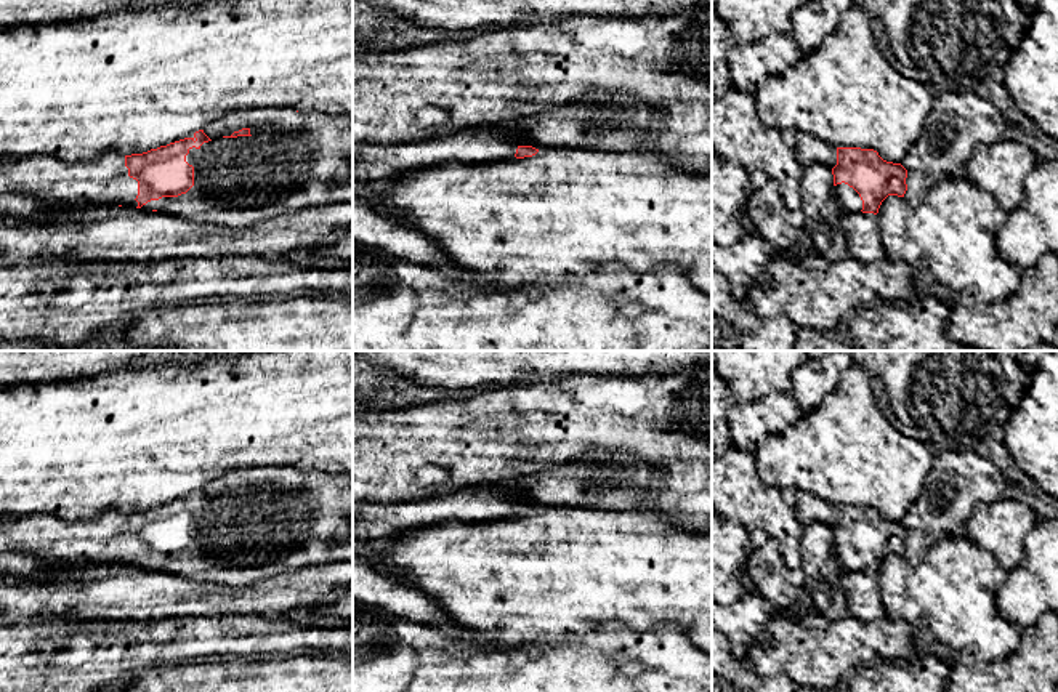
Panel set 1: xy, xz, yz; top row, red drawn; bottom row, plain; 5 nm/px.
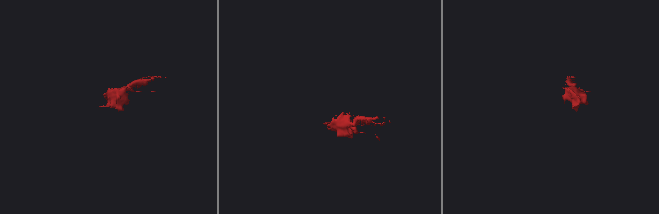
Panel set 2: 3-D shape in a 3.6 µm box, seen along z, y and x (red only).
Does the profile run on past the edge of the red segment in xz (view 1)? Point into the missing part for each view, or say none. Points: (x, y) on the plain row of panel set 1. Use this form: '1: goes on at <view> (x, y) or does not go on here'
1: does not go on here

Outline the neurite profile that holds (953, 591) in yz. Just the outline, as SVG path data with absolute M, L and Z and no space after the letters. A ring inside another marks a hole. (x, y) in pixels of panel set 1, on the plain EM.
M967 535L931 540L917 565L909 564L904 556L888 554L877 575L890 620L928 628L936 639L965 658L999 662L1012 655L1021 642L1023 630L1010 623L997 606L1007 570L991 551Z

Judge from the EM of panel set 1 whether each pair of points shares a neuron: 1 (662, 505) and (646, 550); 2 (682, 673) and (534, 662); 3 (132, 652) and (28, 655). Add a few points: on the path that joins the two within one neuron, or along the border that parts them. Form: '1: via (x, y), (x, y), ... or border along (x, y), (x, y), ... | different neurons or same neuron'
1: border along (638, 510), (672, 514), (694, 523) | different neurons
2: via (645, 673), (571, 673) | same neuron
3: via (106, 652), (53, 655) | same neuron

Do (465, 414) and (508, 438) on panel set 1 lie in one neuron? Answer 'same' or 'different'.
same

